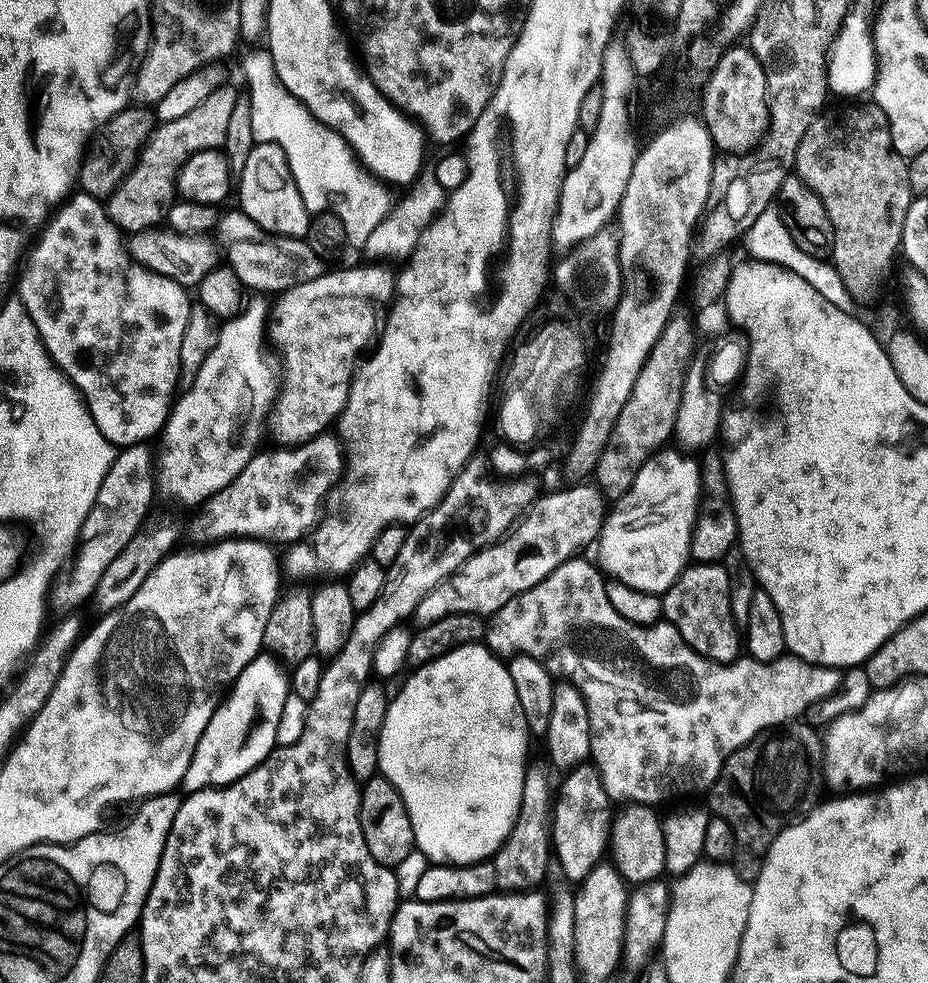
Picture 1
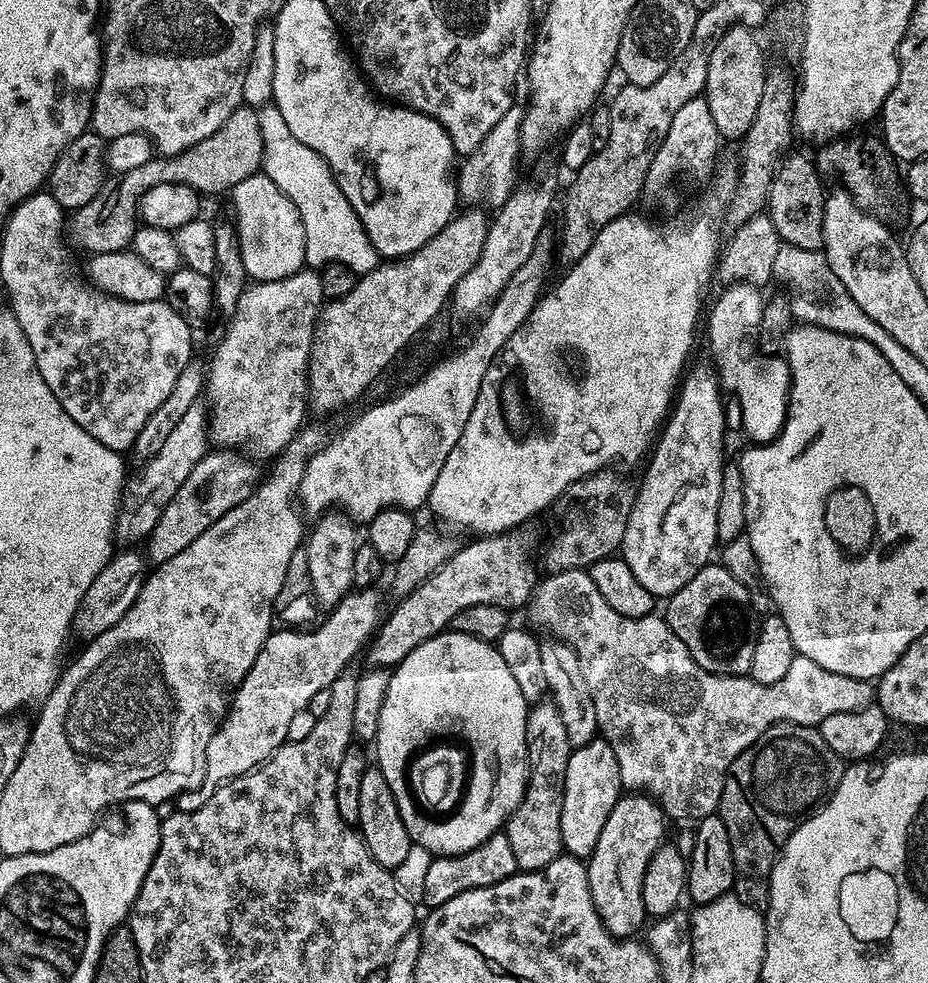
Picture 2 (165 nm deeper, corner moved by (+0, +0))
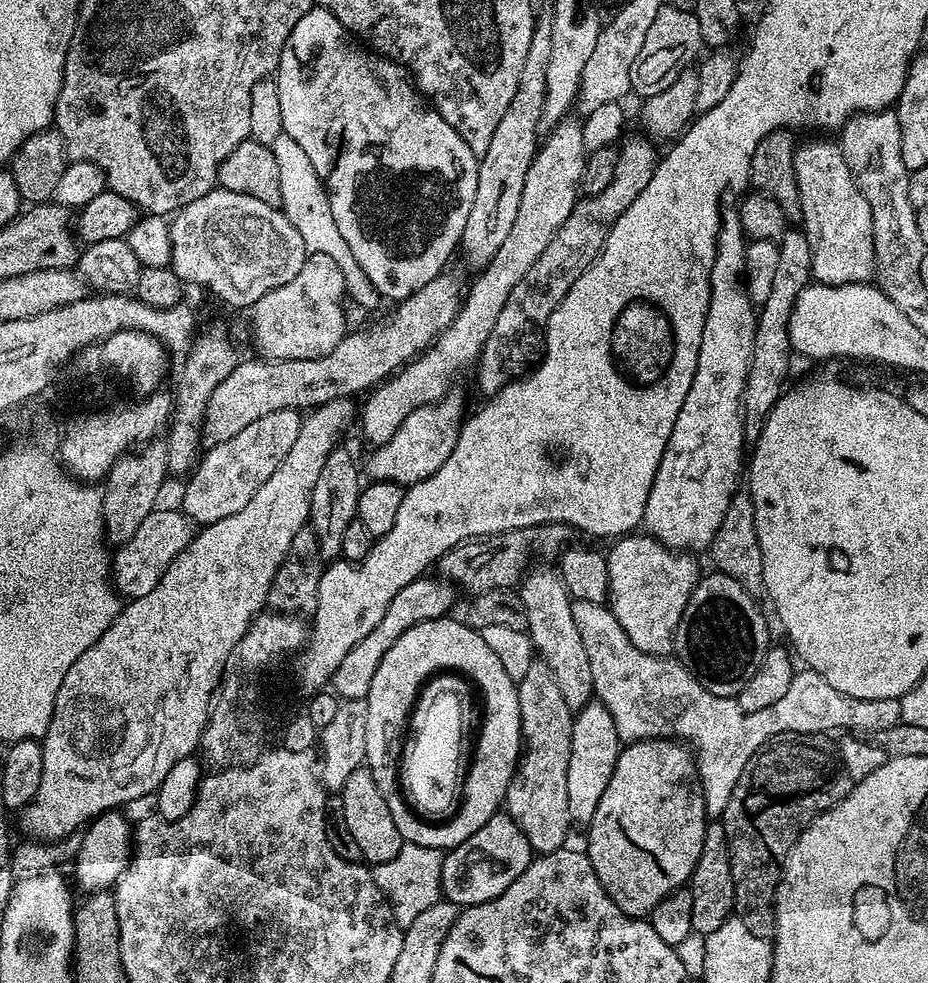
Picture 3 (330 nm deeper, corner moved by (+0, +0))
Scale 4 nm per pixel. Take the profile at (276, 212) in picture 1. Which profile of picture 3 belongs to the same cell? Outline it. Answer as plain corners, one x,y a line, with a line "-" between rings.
219,186
171,217
169,238
172,242
170,267
181,282
201,284
209,288
222,303
245,310
251,309
263,296
270,294
270,290
286,286
286,282
290,282
290,278
302,270
310,255
302,242
302,234
294,230
294,222
286,218
284,211
258,198
250,198
250,194
234,194

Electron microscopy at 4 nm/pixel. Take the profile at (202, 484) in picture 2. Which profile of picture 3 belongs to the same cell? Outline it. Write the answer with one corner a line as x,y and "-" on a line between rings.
295,408
274,410
274,414
258,418
258,422
250,422
250,426
234,434
234,438
211,445
187,477
189,480
184,488
182,511
189,521
193,525
203,526
230,518
230,514
238,514
238,510
242,510
242,506
258,494
258,486
262,486
262,482
266,482
266,478
282,466
290,446
294,446
294,441
298,439
301,419
301,413

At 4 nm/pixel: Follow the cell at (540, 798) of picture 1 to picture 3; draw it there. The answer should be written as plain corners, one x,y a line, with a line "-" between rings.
536,658
530,670
517,683
518,710
520,711
520,734
522,751
516,772
508,792
504,795
504,804
510,818
518,822
522,834
526,834
526,842
530,842
533,853
543,854
565,847
569,843
568,828
573,827
570,818
570,806
566,795
566,770
570,767
570,742
572,741
572,721
574,713
566,706
566,698
562,698
562,690
558,690
558,682
543,659

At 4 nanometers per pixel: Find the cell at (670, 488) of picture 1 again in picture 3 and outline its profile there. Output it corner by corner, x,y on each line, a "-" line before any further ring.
725,211
720,218
720,233
716,239
716,261
710,270
710,302
706,310
706,326
702,326
698,370
694,370
690,394
686,394
686,402
682,402
682,410
678,410
678,422
674,422
662,462
658,462
658,474
654,474
654,482
650,486
650,498
646,498
643,531
673,550
707,549
711,545
718,526
722,526
726,506
730,506
732,496
738,490
736,479
739,476
741,479
742,465
746,460
742,409
750,358
754,354
758,312
748,296
748,286
743,278
745,243
739,211

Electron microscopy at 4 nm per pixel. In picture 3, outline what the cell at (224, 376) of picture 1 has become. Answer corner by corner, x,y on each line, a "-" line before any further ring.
326,254
309,255
308,261
278,290
270,290
251,309
252,336
261,357
270,360
313,360
334,350
346,335
342,270

